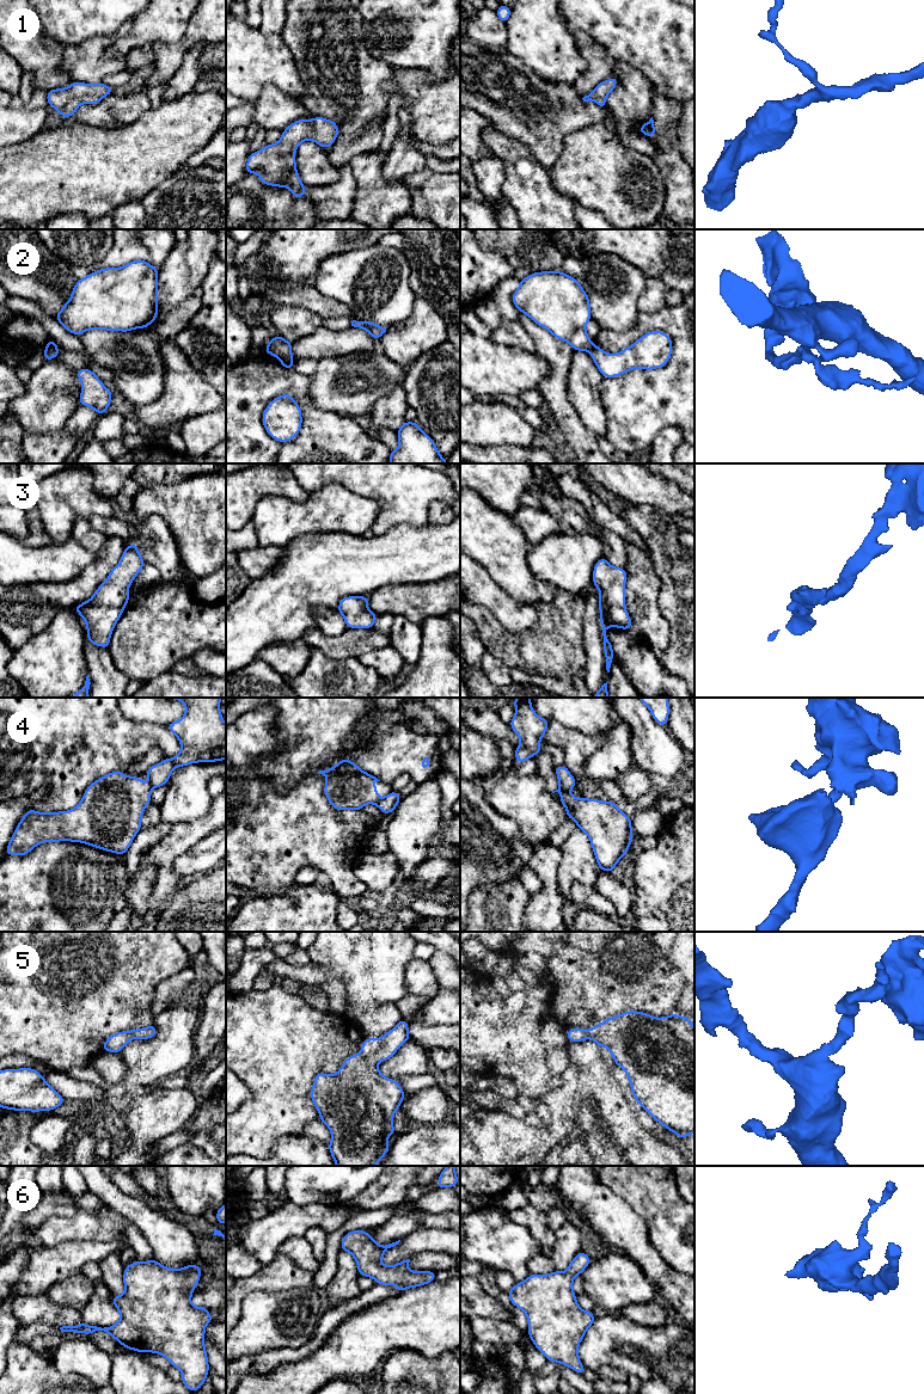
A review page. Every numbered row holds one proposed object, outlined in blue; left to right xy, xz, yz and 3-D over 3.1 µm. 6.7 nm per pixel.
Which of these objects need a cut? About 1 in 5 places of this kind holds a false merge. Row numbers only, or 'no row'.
2, 4

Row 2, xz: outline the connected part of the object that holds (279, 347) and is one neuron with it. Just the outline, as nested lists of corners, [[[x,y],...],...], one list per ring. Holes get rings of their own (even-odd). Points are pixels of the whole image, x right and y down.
[[[277,333],[276,338],[270,337],[270,342],[264,348],[264,352],[268,352],[270,356],[276,356],[279,361],[293,361],[292,344],[292,342],[286,340]]]

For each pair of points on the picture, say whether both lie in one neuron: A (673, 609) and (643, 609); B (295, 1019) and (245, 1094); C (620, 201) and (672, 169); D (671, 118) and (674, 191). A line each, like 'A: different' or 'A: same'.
A: different
B: different
C: different
D: same

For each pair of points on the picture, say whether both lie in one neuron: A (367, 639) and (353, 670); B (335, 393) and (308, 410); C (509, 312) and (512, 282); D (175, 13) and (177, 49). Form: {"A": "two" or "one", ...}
{"A": "two", "B": "two", "C": "one", "D": "two"}

